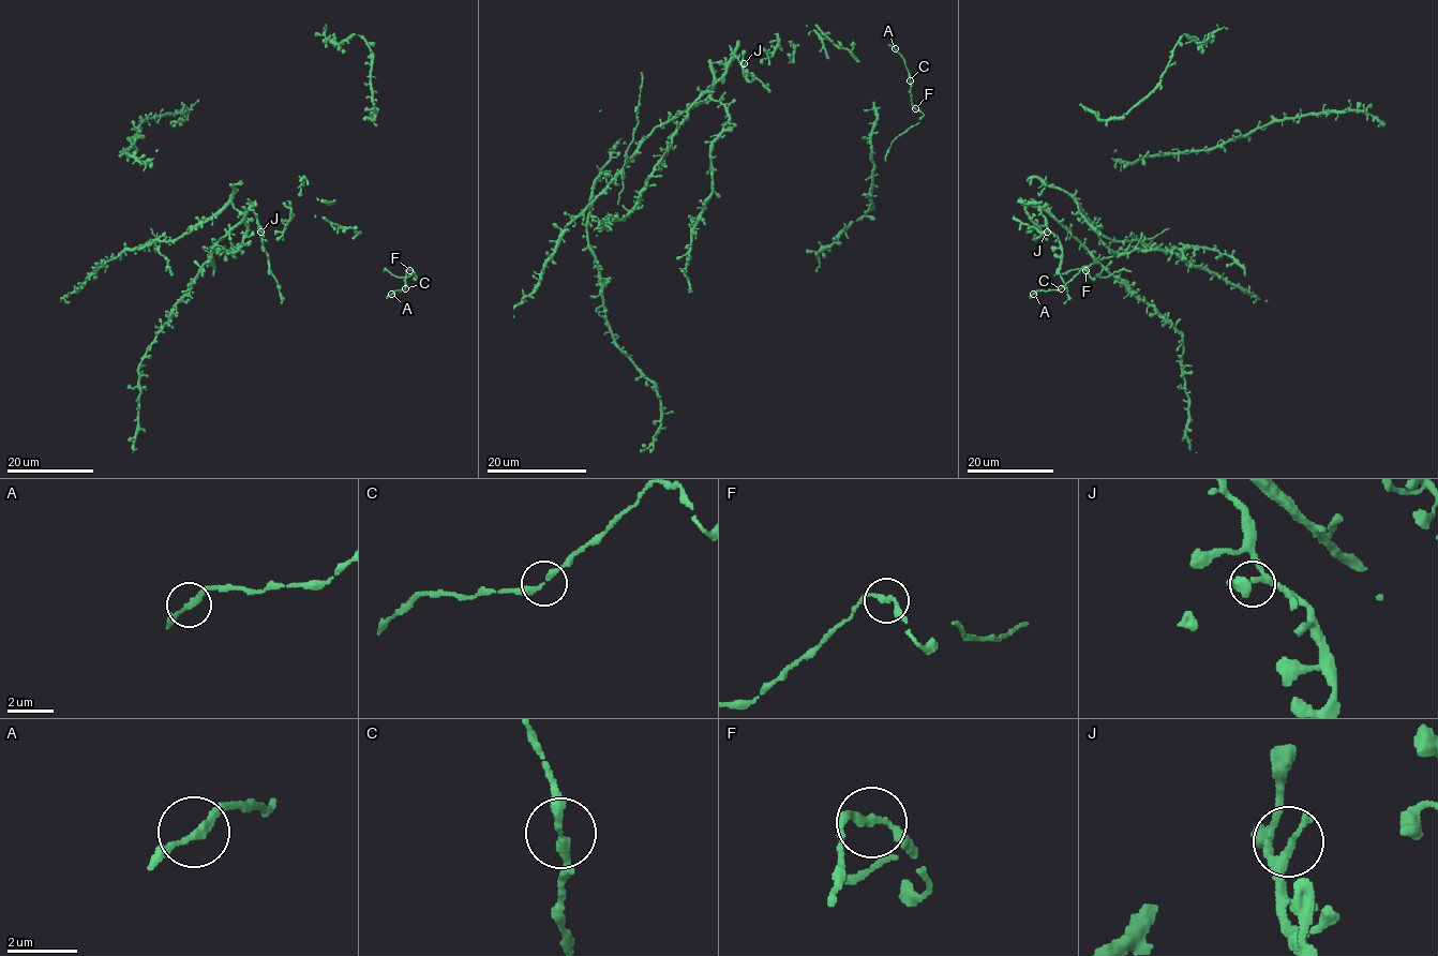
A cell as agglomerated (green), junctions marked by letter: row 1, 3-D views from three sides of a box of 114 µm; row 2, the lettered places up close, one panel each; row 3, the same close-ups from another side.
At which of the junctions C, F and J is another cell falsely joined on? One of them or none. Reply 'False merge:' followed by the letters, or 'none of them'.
False merge: none of them

